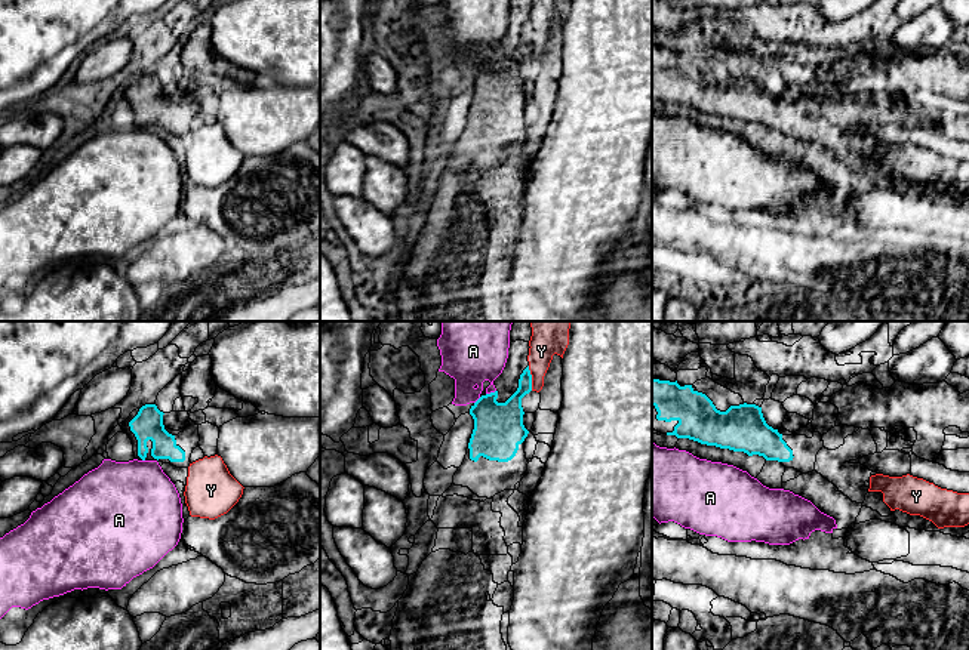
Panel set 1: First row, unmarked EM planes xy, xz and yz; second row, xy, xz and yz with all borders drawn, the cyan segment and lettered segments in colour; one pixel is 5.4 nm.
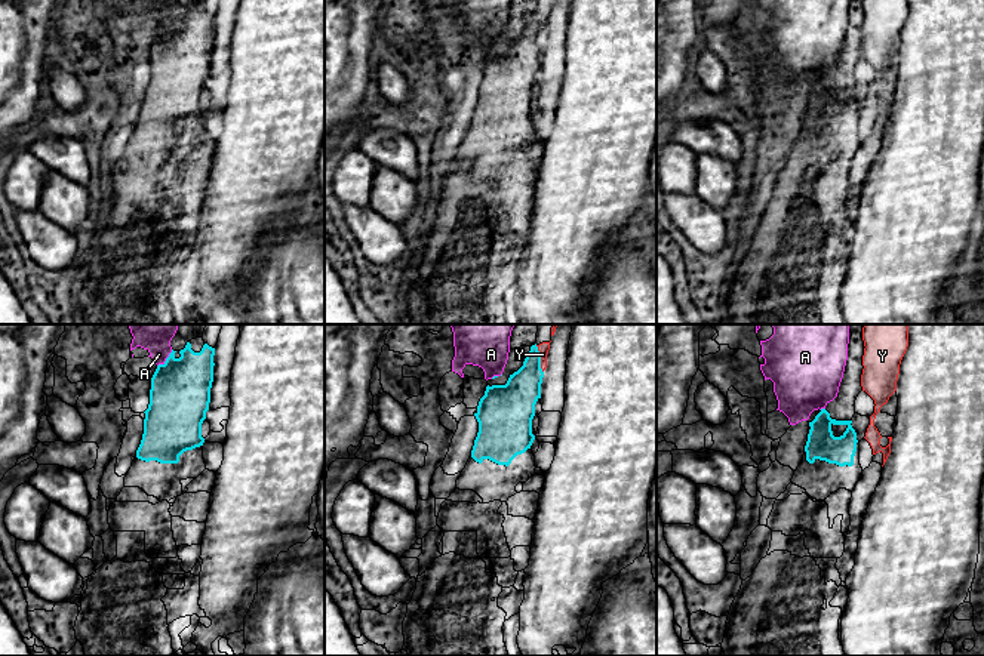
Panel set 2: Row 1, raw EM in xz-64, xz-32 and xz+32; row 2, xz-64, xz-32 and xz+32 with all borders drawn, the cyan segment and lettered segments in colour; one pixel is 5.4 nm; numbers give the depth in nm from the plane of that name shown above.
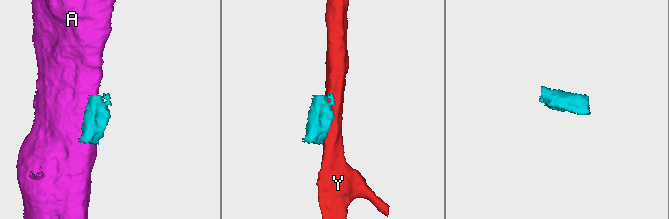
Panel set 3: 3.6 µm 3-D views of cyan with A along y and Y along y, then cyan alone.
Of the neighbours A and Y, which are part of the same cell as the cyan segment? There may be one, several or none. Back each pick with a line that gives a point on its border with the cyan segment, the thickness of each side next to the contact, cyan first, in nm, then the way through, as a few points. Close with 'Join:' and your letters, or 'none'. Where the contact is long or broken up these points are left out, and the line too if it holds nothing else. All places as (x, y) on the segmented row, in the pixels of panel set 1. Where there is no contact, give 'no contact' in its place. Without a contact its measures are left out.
Join: none

